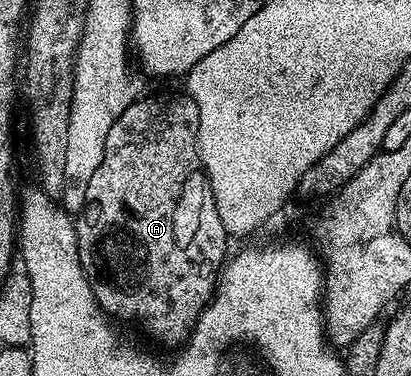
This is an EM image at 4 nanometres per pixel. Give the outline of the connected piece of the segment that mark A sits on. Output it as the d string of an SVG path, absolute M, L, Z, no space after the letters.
M147 94L145 97L139 97L124 109L123 113L119 115L119 119L108 131L103 161L96 169L96 173L91 174L86 204L76 219L76 226L80 232L80 243L88 252L88 263L92 268L93 278L90 280L90 288L102 310L115 320L117 320L116 318L131 319L132 322L139 323L156 342L163 343L166 347L175 347L175 349L181 348L194 334L194 326L197 325L198 318L214 298L218 280L228 259L228 254L226 255L228 236L220 221L220 213L216 209L216 201L210 188L210 179L206 175L205 167L202 166L202 156L198 154L200 109L196 109L196 101L192 101L189 94L181 94L150 96Z

